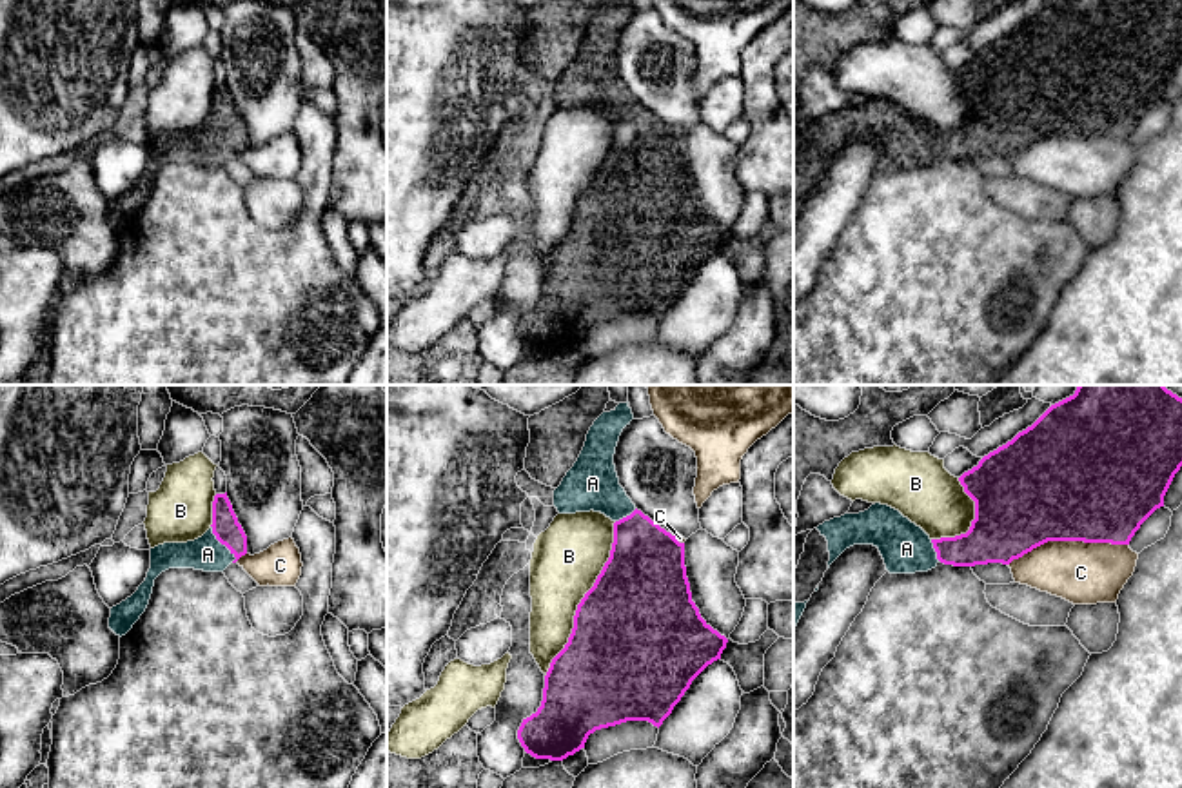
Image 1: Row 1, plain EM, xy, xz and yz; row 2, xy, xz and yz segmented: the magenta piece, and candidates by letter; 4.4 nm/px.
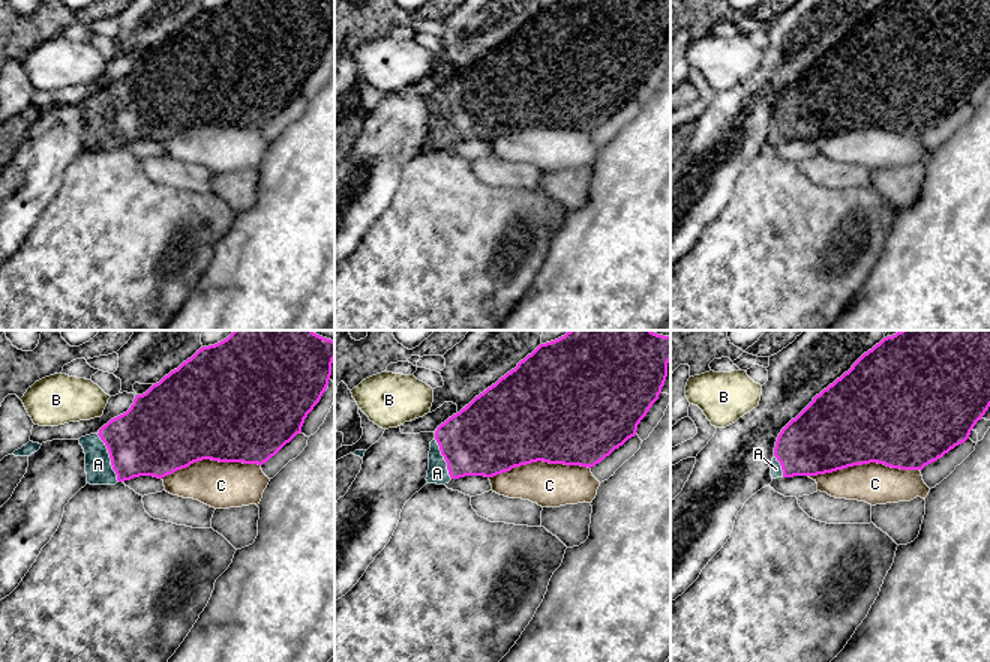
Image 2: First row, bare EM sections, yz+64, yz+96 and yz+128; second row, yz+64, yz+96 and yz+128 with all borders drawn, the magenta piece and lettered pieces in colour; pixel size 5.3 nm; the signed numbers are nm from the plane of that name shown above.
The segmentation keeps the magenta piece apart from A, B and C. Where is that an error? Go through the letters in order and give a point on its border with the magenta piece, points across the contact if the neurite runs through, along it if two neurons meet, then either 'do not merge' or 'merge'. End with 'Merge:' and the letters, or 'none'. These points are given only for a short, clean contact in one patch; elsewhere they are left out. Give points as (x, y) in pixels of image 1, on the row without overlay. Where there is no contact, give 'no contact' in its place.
A: meets magenta in xy at (222, 137); runs through xy (226, 120), (222, 137), (207, 147); merge
B: meets magenta in xz at (581, 193); do not merge
C: meets magenta in yz at (1068, 133); do not merge
Merge: A

